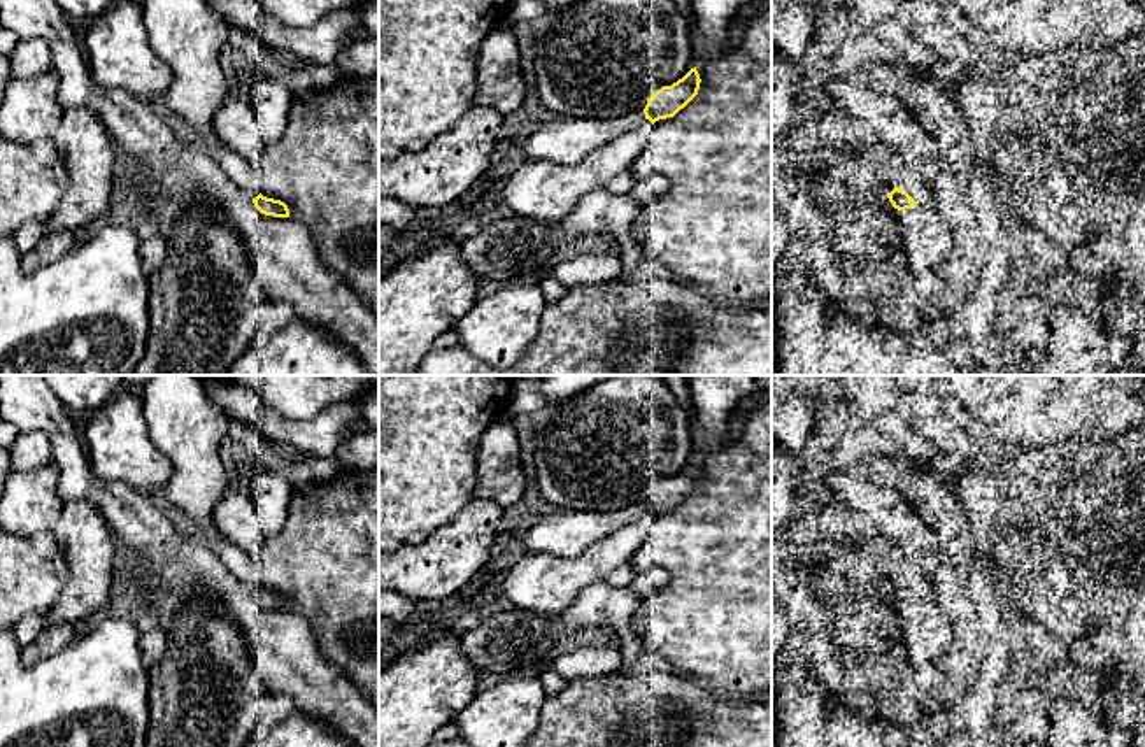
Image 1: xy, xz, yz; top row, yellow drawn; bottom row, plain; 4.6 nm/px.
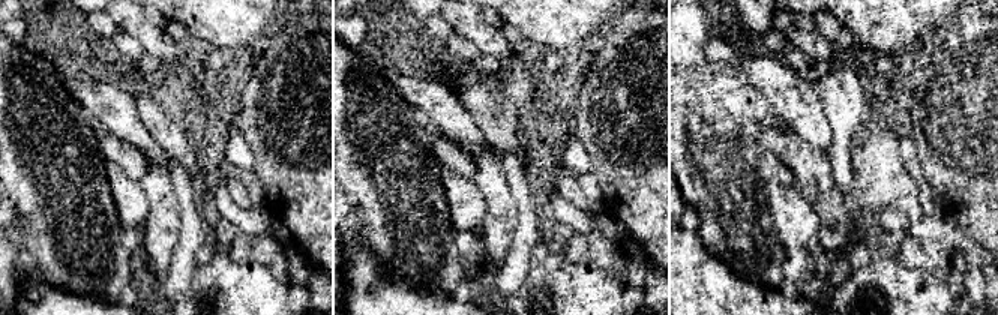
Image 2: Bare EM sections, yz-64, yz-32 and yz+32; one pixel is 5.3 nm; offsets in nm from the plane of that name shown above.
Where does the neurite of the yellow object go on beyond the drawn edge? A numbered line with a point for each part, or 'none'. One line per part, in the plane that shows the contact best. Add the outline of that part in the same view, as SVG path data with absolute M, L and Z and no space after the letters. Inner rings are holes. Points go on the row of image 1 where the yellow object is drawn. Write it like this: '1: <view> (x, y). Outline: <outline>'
1: yz (903, 181). Outline: M908 170L898 174L896 186L907 191L917 205L928 205L928 191L914 182Z

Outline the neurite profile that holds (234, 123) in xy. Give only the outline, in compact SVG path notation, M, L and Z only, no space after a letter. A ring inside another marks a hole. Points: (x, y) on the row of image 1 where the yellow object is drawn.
M249 100L224 102L212 119L212 128L230 151L251 163L267 149Z

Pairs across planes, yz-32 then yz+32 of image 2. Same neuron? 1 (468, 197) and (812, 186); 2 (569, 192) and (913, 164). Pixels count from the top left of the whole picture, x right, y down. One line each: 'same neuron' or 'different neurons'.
1: different neurons
2: different neurons

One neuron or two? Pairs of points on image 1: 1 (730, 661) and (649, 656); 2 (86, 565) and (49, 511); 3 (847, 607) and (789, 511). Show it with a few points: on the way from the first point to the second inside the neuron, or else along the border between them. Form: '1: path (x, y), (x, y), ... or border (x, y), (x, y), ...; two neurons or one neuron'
1: border (644, 646), (660, 653), (677, 670); two neurons
2: path (86, 551), (64, 525); one neuron
3: path (833, 583), (833, 558), (810, 533); one neuron

